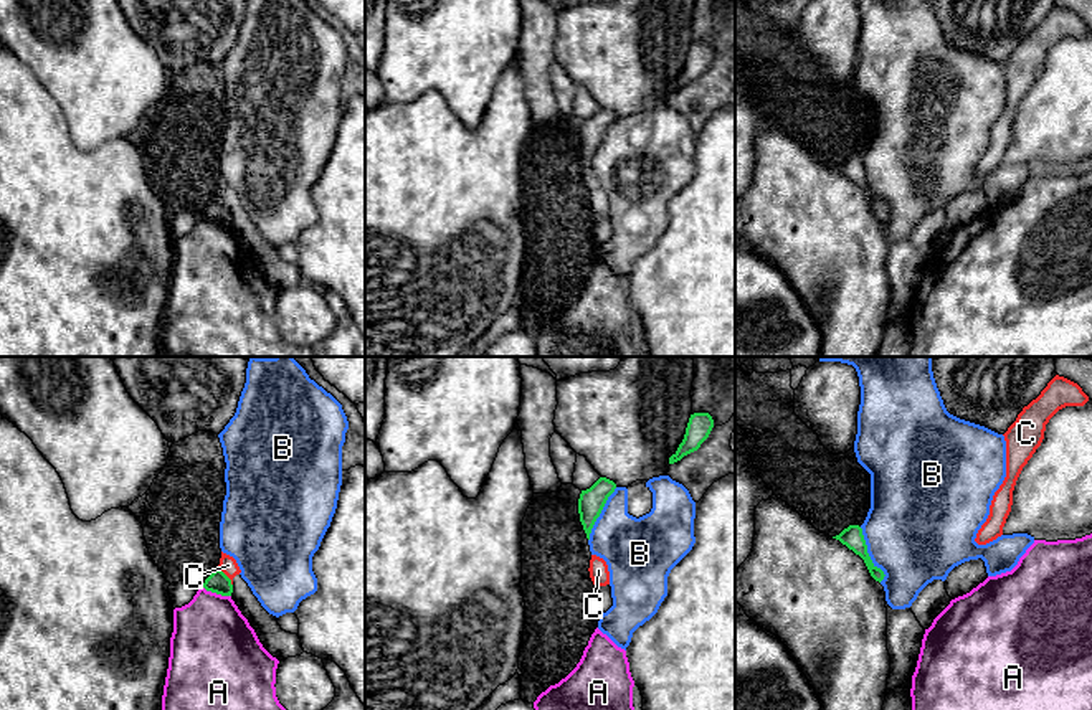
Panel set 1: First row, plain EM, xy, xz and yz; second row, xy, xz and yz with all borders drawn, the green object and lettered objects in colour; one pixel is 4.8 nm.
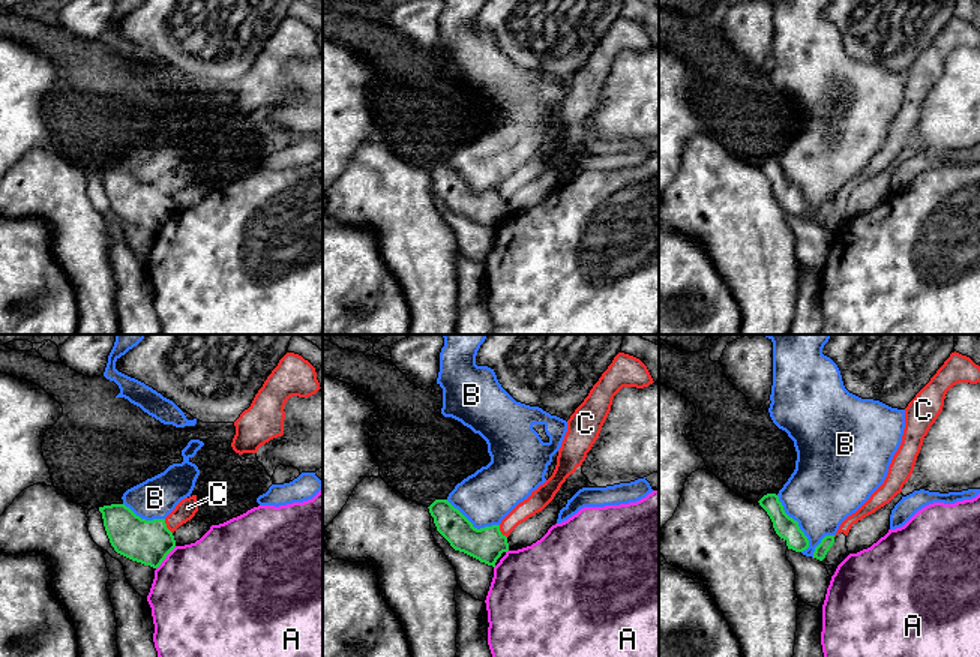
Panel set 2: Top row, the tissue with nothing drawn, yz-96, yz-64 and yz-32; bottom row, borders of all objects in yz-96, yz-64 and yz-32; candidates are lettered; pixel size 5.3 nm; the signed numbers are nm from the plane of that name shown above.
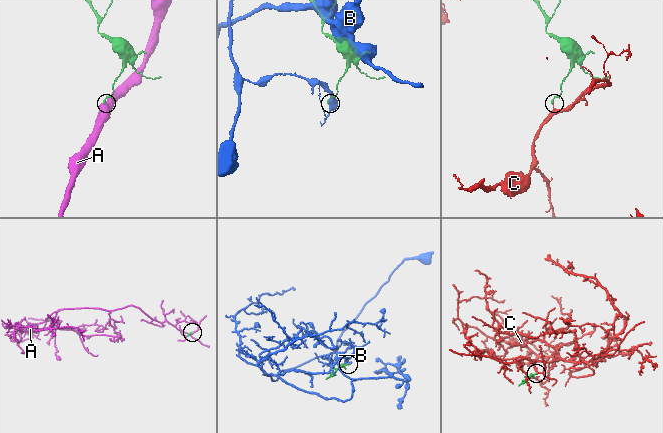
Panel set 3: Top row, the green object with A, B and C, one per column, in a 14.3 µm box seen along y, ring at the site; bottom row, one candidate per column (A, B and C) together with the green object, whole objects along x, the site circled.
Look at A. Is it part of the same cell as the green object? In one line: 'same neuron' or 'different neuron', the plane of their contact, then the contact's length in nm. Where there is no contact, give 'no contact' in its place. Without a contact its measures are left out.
different neuron | xy | 160 nm

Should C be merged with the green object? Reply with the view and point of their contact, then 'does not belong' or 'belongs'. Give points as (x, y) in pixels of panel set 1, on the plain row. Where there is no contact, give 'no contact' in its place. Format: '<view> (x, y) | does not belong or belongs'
xy (227, 207) | does not belong

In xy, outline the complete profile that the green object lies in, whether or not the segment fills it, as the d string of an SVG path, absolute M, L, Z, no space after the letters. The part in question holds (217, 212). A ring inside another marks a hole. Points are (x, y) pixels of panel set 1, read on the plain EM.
M216 198L203 213L207 221L221 225L221 226L231 226L233 223L233 215L231 210L220 200Z

